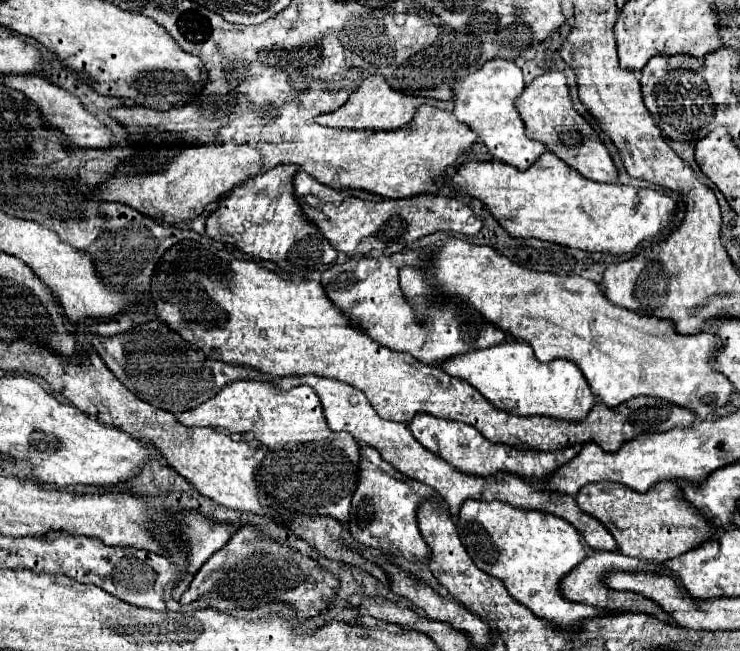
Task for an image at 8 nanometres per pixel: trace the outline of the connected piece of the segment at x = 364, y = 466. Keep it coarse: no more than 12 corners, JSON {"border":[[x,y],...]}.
{"border":[[361,444],[349,532],[405,560],[431,550],[417,526],[437,494]]}

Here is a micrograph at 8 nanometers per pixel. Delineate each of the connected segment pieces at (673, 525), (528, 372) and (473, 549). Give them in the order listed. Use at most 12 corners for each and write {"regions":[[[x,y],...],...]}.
{"regions":[[[675,482],[587,484],[575,500],[625,556],[665,562],[715,526]],[[525,342],[443,368],[515,416],[583,422],[595,404],[573,362]],[[467,500],[475,566],[563,630],[609,614],[559,588],[587,558],[563,518]]]}

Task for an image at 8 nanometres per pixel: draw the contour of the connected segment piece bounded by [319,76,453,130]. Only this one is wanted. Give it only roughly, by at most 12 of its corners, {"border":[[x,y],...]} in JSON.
{"border":[[369,76],[319,124],[395,130],[419,104],[453,102],[403,96],[383,76]]}

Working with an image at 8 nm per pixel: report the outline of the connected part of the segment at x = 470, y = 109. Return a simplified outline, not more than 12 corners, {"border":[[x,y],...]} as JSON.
{"border":[[509,60],[455,82],[453,114],[491,156],[527,170],[547,148],[527,138]]}

